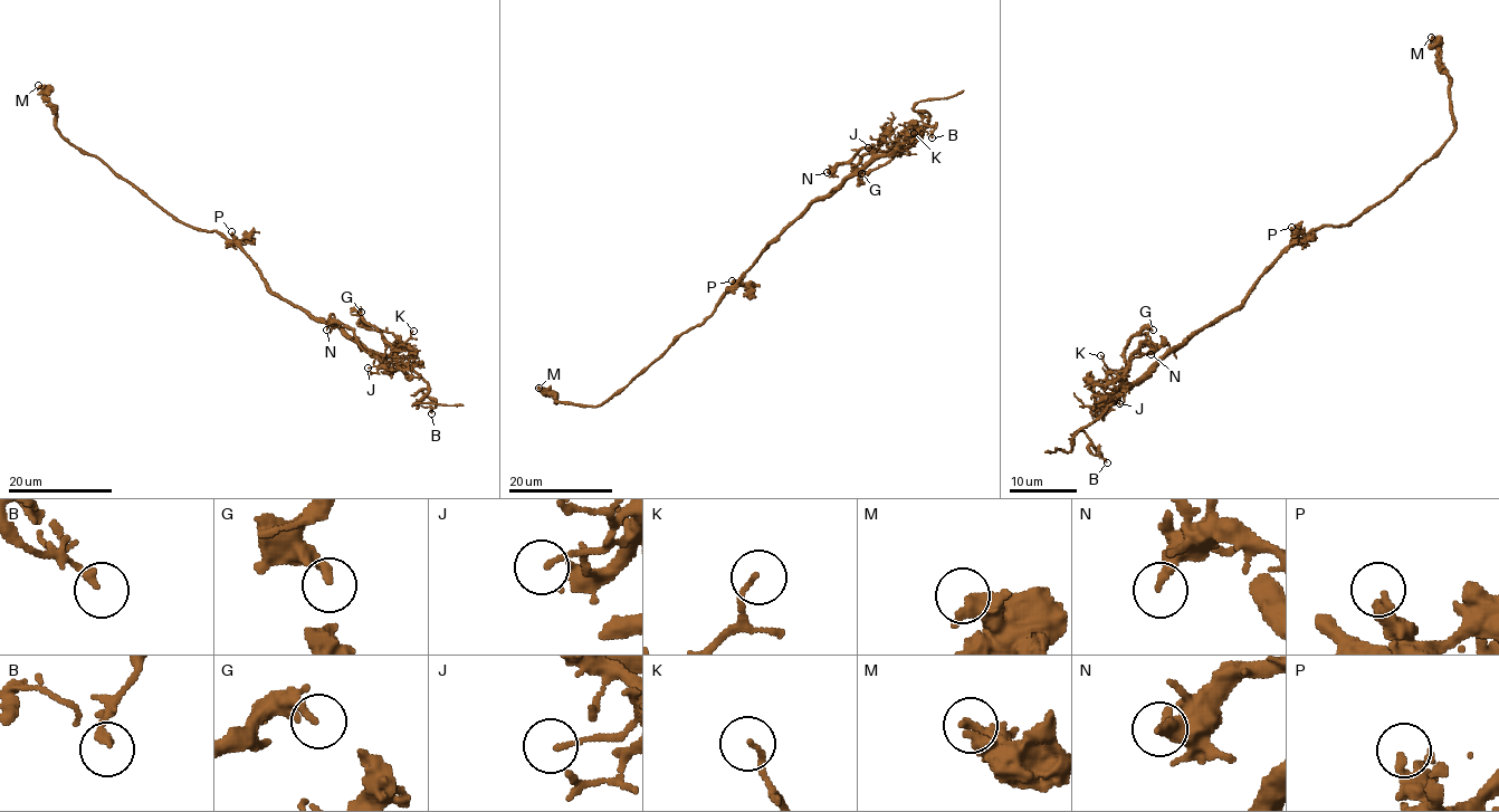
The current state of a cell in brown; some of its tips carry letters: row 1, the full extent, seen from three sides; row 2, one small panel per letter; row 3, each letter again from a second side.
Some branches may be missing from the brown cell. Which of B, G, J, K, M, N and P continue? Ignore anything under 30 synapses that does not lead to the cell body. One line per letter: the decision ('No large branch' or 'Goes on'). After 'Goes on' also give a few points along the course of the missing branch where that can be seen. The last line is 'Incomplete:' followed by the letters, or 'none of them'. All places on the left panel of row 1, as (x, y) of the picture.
B: No large branch
G: No large branch
J: No large branch
K: No large branch
M: No large branch
N: No large branch
P: No large branch
Incomplete: none of them

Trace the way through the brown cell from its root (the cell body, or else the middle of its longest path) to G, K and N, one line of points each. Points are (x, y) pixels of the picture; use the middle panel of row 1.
G: (755, 260), (811, 203), (829, 198), (848, 179), (891, 152), (868, 152), (857, 165), (861, 173)
K: (755, 260), (811, 203), (829, 198), (875, 160), (896, 155), (908, 144), (907, 140), (914, 133)
N: (755, 260), (811, 203), (829, 198), (871, 153), (861, 149), (827, 172)

